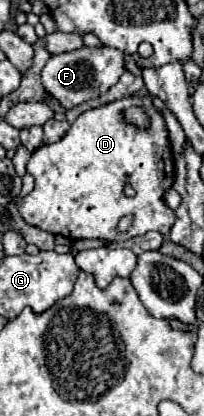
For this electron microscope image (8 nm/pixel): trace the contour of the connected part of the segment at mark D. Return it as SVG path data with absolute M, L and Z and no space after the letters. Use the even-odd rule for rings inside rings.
M129 96L93 110L87 110L75 118L71 124L71 130L55 144L43 144L39 146L29 162L27 162L27 172L35 178L35 188L29 196L21 198L17 202L19 214L23 220L31 226L37 226L41 230L47 230L51 234L61 234L71 240L81 240L81 238L99 238L107 242L125 242L133 236L143 236L151 230L167 236L173 222L175 222L175 212L167 208L163 194L167 188L173 186L175 178L175 162L169 146L169 132L165 126L163 116L151 106L151 96ZM137 106L141 108L147 118L149 118L149 128L139 128L131 122L125 120L125 110ZM131 184L135 188L135 196L127 198L123 194L123 186ZM133 214L133 226L125 232L117 232L117 222L119 218Z

